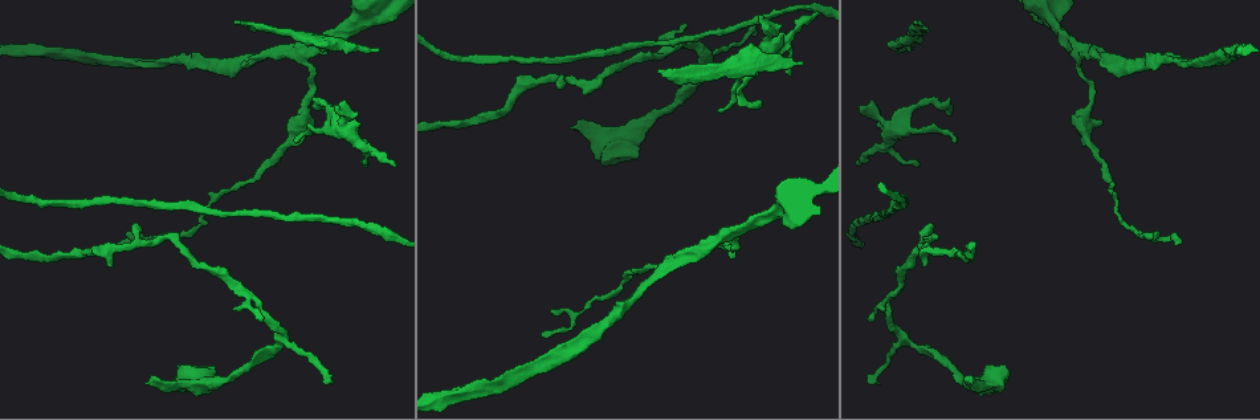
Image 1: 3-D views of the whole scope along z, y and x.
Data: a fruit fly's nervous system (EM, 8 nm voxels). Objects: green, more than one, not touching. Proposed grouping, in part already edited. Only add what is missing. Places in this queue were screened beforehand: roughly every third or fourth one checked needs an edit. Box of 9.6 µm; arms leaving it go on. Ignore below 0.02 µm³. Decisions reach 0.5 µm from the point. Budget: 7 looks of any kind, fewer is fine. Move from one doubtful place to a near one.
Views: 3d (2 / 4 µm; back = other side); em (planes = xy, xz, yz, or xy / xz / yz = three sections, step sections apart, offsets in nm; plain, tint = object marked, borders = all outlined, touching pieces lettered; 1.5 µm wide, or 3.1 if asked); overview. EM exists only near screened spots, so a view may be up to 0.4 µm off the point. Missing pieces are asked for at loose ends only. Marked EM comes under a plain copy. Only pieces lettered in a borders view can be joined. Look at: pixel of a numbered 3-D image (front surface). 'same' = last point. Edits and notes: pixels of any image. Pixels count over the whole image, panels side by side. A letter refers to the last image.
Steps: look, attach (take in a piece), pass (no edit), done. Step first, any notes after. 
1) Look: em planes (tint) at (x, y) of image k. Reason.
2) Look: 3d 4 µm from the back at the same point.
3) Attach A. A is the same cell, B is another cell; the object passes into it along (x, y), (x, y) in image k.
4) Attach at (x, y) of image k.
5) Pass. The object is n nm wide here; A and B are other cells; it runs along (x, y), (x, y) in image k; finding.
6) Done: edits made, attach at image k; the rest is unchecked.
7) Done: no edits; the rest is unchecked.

Look: 3d 2 µm at (957, 140) of image 1. An open end.

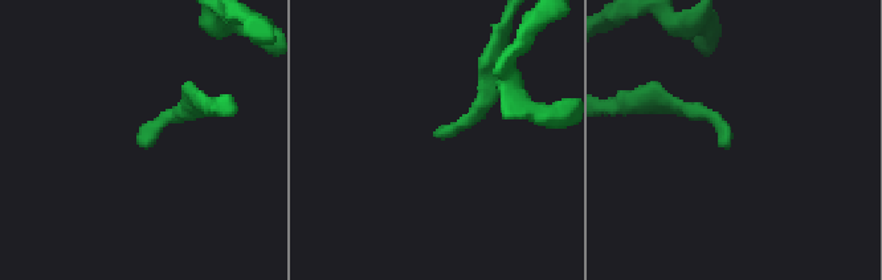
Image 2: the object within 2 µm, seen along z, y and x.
Look: em xy step 4 (borders) at (442, 134) of image 2. Shape alone is not enough.

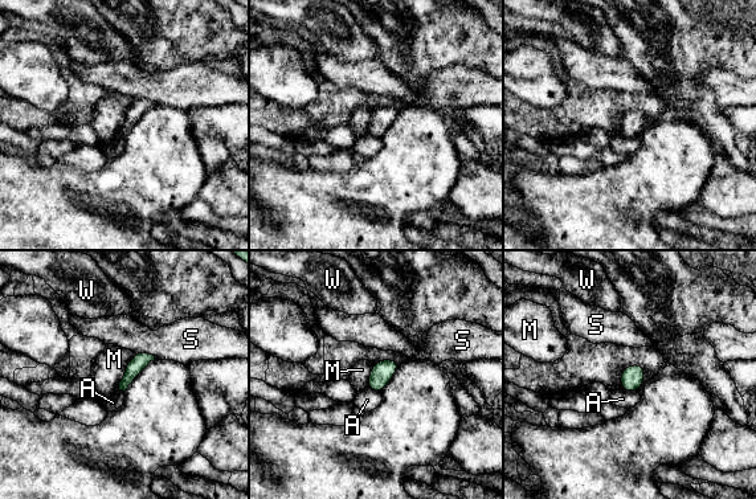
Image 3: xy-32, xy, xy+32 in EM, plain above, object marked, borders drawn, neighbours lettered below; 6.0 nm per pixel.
Look: em planes (borders) at the same point. Cut it another way.

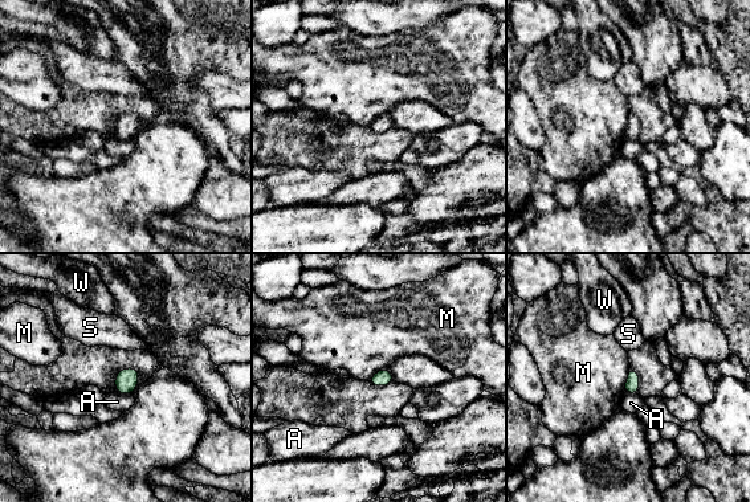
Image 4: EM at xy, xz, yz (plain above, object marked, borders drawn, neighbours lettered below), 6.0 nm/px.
Pass. A, M, S and W are other cells; a border runs along (631, 367), (623, 392) in image 4; none of them fits.

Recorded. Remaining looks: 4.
Look: em planes (tint) at (791, 73) of image 1. Thin end.

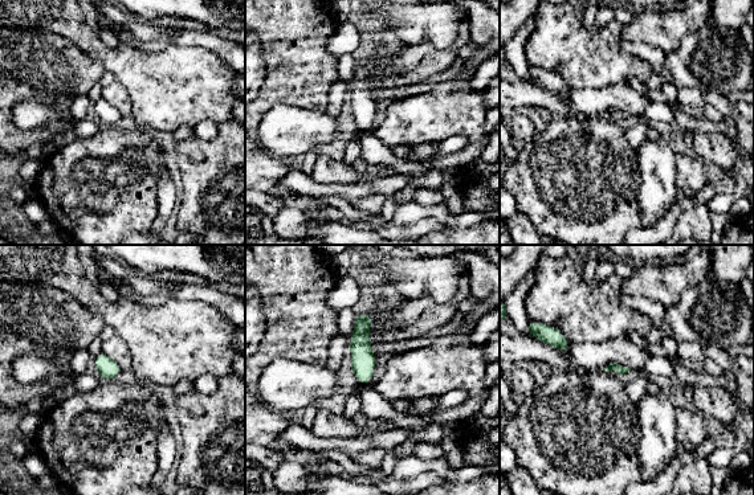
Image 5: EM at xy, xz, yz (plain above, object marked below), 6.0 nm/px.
Look: em planes (borders) at the same point.

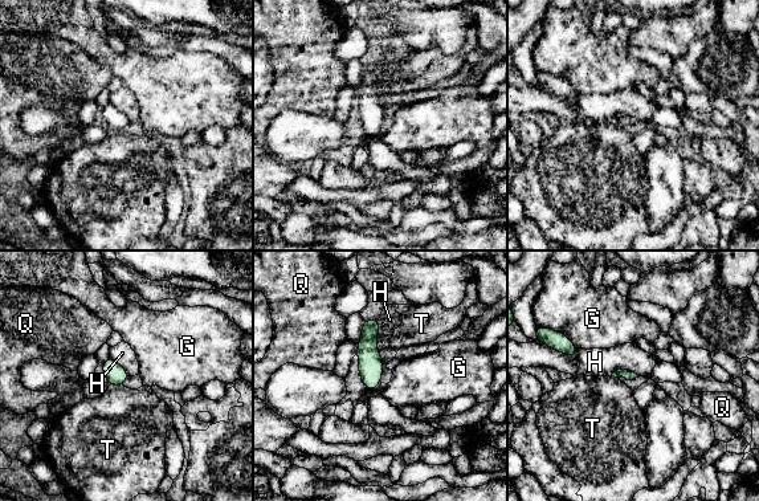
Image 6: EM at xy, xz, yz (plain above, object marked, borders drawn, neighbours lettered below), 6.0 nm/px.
Pass. G, H, Q and T are other cells; a border runs along (379, 320), (382, 379), (367, 390) in image 6; no lettered piece goes on from it.

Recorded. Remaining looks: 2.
Look: 3d 2 µm at (755, 33) of image 1. Thin end.

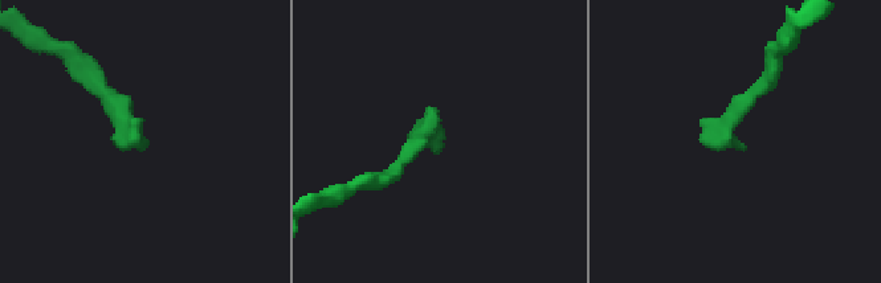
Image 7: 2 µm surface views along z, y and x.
Look: em planes (borders) at (141, 151) of image 7.

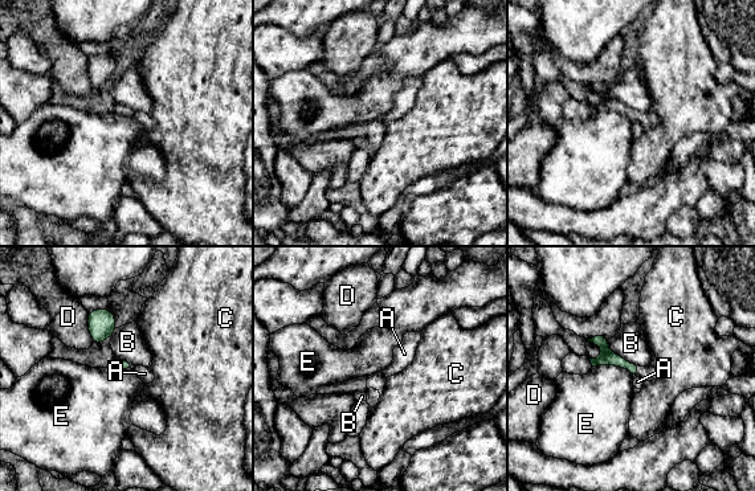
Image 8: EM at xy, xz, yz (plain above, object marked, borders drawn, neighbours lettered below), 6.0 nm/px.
Pass. A, B, C, D and E are other cells; a border runs along (134, 365), (131, 369) in image 8; none of them fits.

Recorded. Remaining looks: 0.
Done: no edits; the rest is unchecked.

